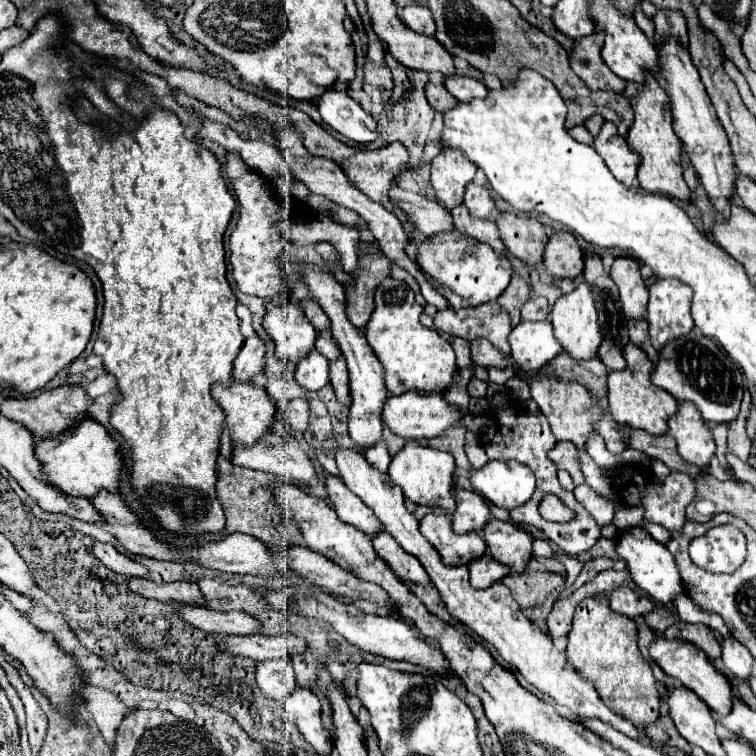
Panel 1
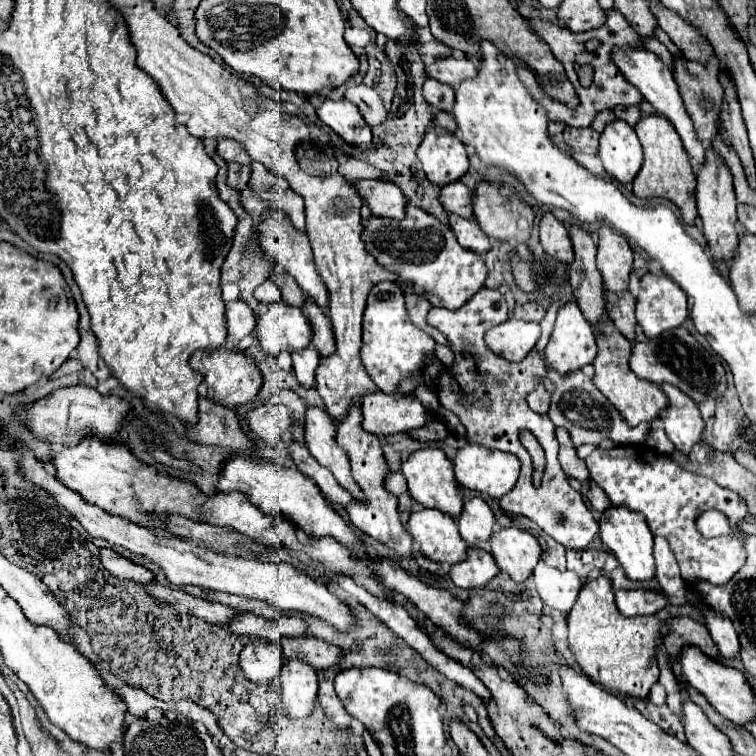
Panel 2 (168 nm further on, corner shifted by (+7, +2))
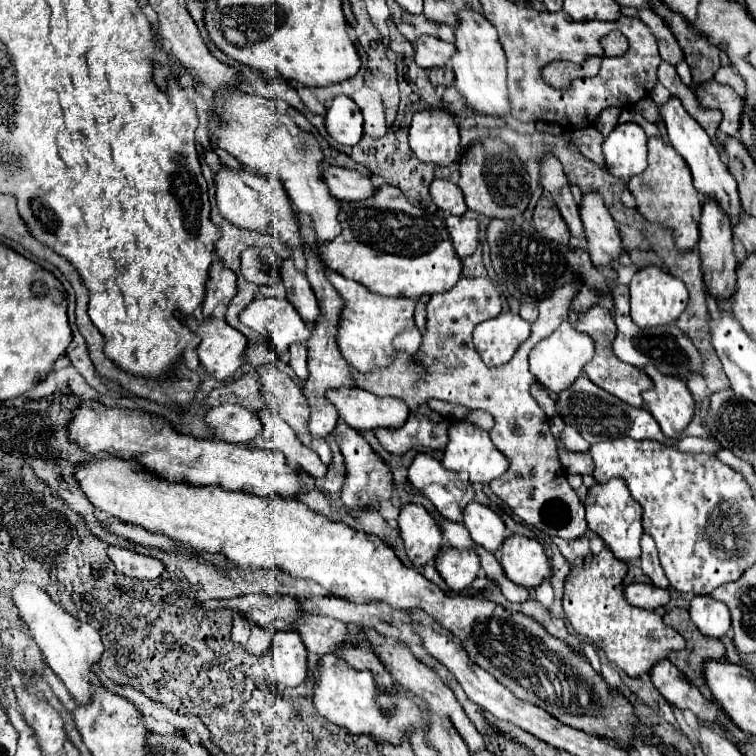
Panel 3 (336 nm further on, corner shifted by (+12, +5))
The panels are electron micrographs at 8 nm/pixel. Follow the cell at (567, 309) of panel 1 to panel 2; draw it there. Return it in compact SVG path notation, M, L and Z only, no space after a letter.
M567 302L557 310L555 328L545 350L549 366L565 374L587 366L597 356L597 340L577 302Z

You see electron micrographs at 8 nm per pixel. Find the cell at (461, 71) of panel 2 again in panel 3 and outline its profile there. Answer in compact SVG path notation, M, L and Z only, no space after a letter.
M420 35L416 39L416 63L424 69L448 65L454 55L454 45L432 35Z

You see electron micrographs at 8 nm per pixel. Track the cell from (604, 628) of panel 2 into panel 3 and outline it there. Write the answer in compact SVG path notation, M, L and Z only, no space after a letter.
M604 547L598 555L592 555L590 563L572 567L566 577L564 589L564 613L572 623L574 631L580 633L586 641L600 645L606 651L606 657L622 667L630 677L638 677L650 671L652 663L660 657L668 657L670 651L684 649L684 639L672 627L664 625L662 617L648 609L632 607L624 597L624 577L628 565L612 555Z

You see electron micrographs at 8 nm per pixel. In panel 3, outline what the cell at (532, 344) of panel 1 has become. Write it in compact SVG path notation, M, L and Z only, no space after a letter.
M508 311L474 329L474 347L488 367L496 367L508 363L528 335L530 325L520 315Z

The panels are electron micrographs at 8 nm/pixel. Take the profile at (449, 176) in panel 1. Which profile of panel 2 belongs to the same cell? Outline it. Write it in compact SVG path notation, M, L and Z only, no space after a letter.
M431 126L429 132L425 132L417 156L423 164L427 180L439 188L461 180L469 168L463 142L437 126Z

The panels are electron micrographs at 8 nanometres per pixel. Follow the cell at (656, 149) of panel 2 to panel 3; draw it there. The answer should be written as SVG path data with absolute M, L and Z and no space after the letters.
M650 137L648 139L648 167L628 181L628 189L636 199L636 209L650 223L658 223L668 229L676 241L678 251L690 251L700 239L698 223L702 215L700 193L692 187L692 175L684 159L670 147L668 141Z

